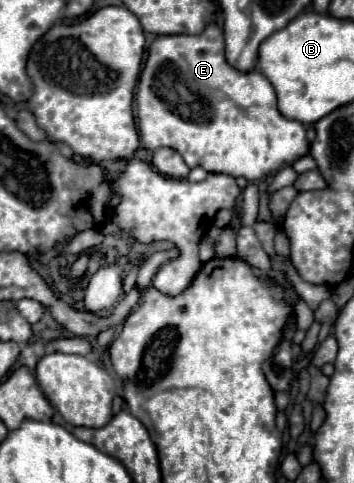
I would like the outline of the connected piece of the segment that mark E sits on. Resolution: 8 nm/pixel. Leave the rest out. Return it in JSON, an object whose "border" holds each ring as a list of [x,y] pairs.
{"border":[[[215,22],[207,24],[199,36],[157,36],[149,46],[149,56],[137,86],[137,128],[141,146],[147,150],[169,146],[183,156],[189,168],[201,166],[207,172],[221,172],[235,178],[243,176],[247,180],[259,180],[261,176],[275,174],[279,168],[309,154],[303,124],[281,116],[277,110],[277,96],[269,80],[257,70],[241,74],[227,64],[223,32]]]}

